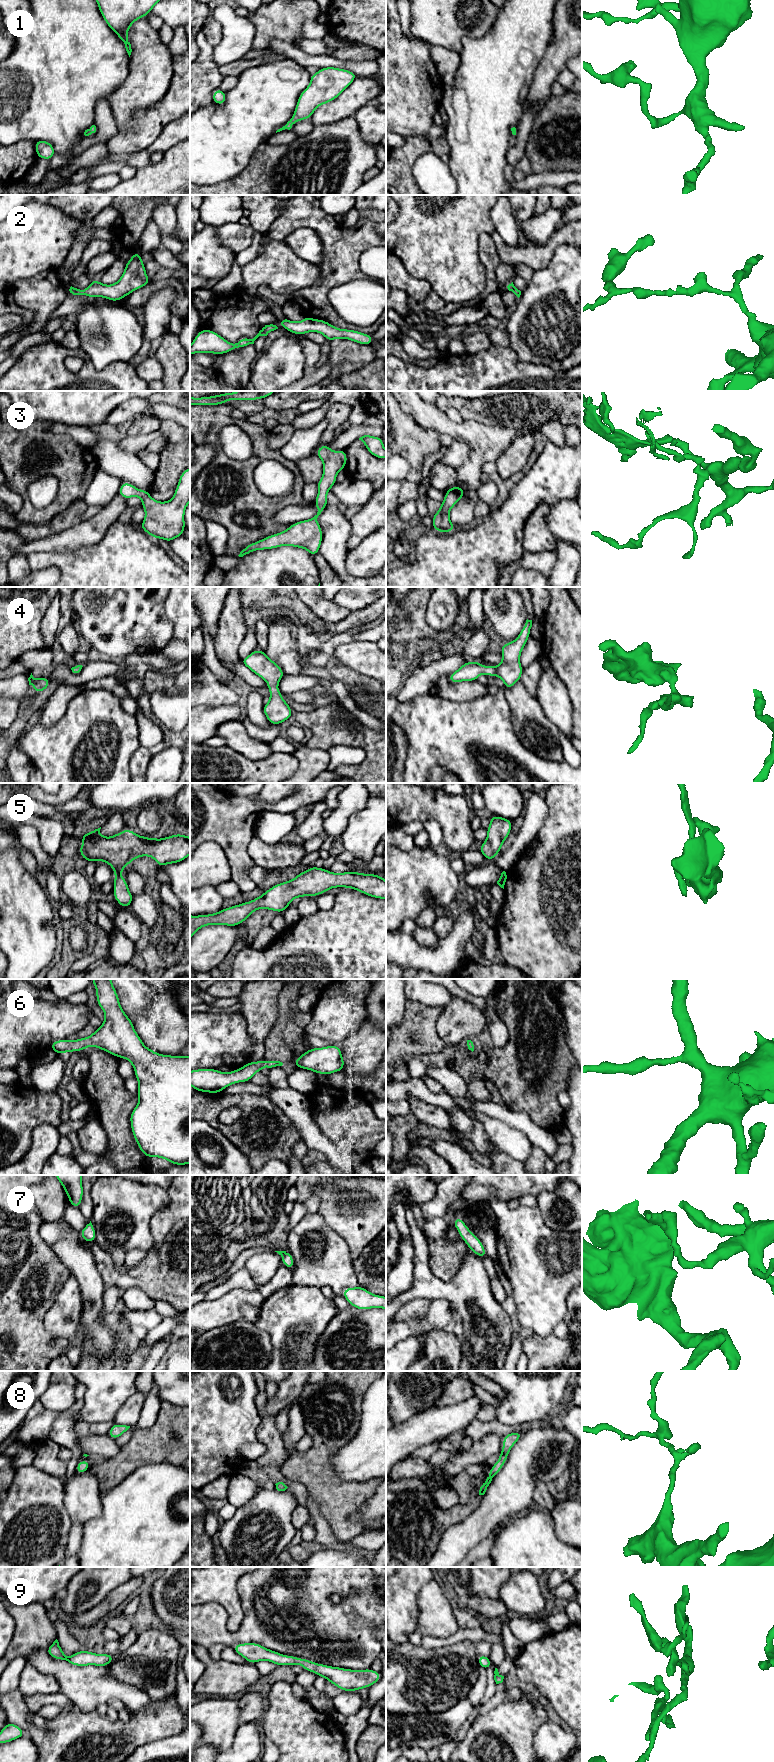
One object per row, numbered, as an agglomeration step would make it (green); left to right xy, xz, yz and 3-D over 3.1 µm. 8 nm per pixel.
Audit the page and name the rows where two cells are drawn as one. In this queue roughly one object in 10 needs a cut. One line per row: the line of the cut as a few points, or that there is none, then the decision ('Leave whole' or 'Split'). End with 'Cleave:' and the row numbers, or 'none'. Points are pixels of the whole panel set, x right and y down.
1: No split. Leave whole
2: No split. Leave whole
3: No split. Leave whole
4: No split. Leave whole
5: No split. Leave whole
6: No split. Leave whole
7: No split. Leave whole
8: No split. Leave whole
9: No split. Leave whole
Cleave: none

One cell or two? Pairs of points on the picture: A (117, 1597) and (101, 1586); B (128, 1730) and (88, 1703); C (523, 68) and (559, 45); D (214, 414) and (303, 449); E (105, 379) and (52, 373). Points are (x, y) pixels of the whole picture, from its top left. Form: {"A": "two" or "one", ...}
{"A": "two", "B": "two", "C": "two", "D": "two", "E": "one"}

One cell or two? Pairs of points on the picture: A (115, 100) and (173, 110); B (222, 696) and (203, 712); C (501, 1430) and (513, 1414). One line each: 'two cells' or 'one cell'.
A: two cells
B: two cells
C: two cells

